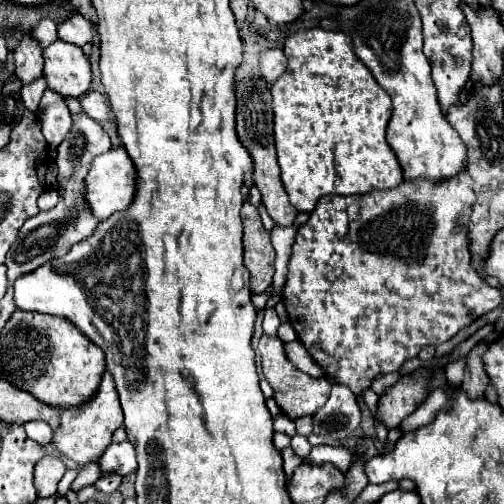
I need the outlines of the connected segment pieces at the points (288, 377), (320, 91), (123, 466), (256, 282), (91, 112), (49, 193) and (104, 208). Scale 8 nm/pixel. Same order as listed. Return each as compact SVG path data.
M262 335L260 343L258 343L258 351L260 351L260 361L262 361L262 373L266 377L266 381L270 383L270 387L274 389L274 401L278 403L278 407L284 411L286 417L290 419L298 419L304 415L312 415L316 409L320 409L330 393L330 383L326 379L314 379L302 371L298 371L284 355L284 343L278 337L268 337Z
M318 27L298 31L286 37L284 55L288 69L272 83L270 93L280 177L290 203L312 213L318 199L330 193L364 195L400 185L402 167L386 143L390 95L354 55L350 37Z
M128 441L110 443L98 463L100 463L102 475L118 473L124 477L124 475L136 471L136 451Z
M244 201L240 215L244 223L244 265L250 271L250 289L252 293L262 293L270 287L274 275L270 233L262 227L260 213L250 201Z
M98 91L86 93L86 95L80 99L80 105L82 105L82 111L84 111L90 119L94 119L94 121L98 121L98 123L104 123L104 121L112 119L110 105L108 105L106 97L104 97L102 93L98 93Z
M46 189L46 191L40 195L40 199L38 199L38 207L40 207L42 211L52 209L56 203L58 203L58 191L56 191L56 189Z
M124 147L110 149L102 155L98 155L88 171L88 177L84 179L84 199L88 203L88 209L92 209L92 215L100 221L108 219L116 211L124 211L132 199L134 199L134 185L136 185L136 171L134 165L124 151Z

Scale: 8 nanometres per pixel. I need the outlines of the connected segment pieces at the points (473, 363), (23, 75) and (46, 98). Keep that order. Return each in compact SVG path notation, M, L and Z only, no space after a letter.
M478 343L466 357L466 367L464 367L464 381L462 381L462 389L468 393L470 399L478 399L484 397L484 389L488 385L488 375L484 371L484 363L482 363L482 355L486 353L488 345Z
M24 33L20 43L14 47L14 73L18 75L18 79L28 85L32 81L36 81L42 75L42 45L30 35Z
M46 89L40 105L44 105L40 111L42 133L50 147L58 147L64 141L64 137L68 135L70 125L72 125L72 117L66 107L66 101L56 91Z

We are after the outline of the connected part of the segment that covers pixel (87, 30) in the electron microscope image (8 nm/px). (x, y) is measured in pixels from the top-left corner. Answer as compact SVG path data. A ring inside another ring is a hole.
M82 15L70 17L68 21L64 21L64 25L58 25L58 39L66 43L82 47L90 43L92 37L94 37L94 23Z

